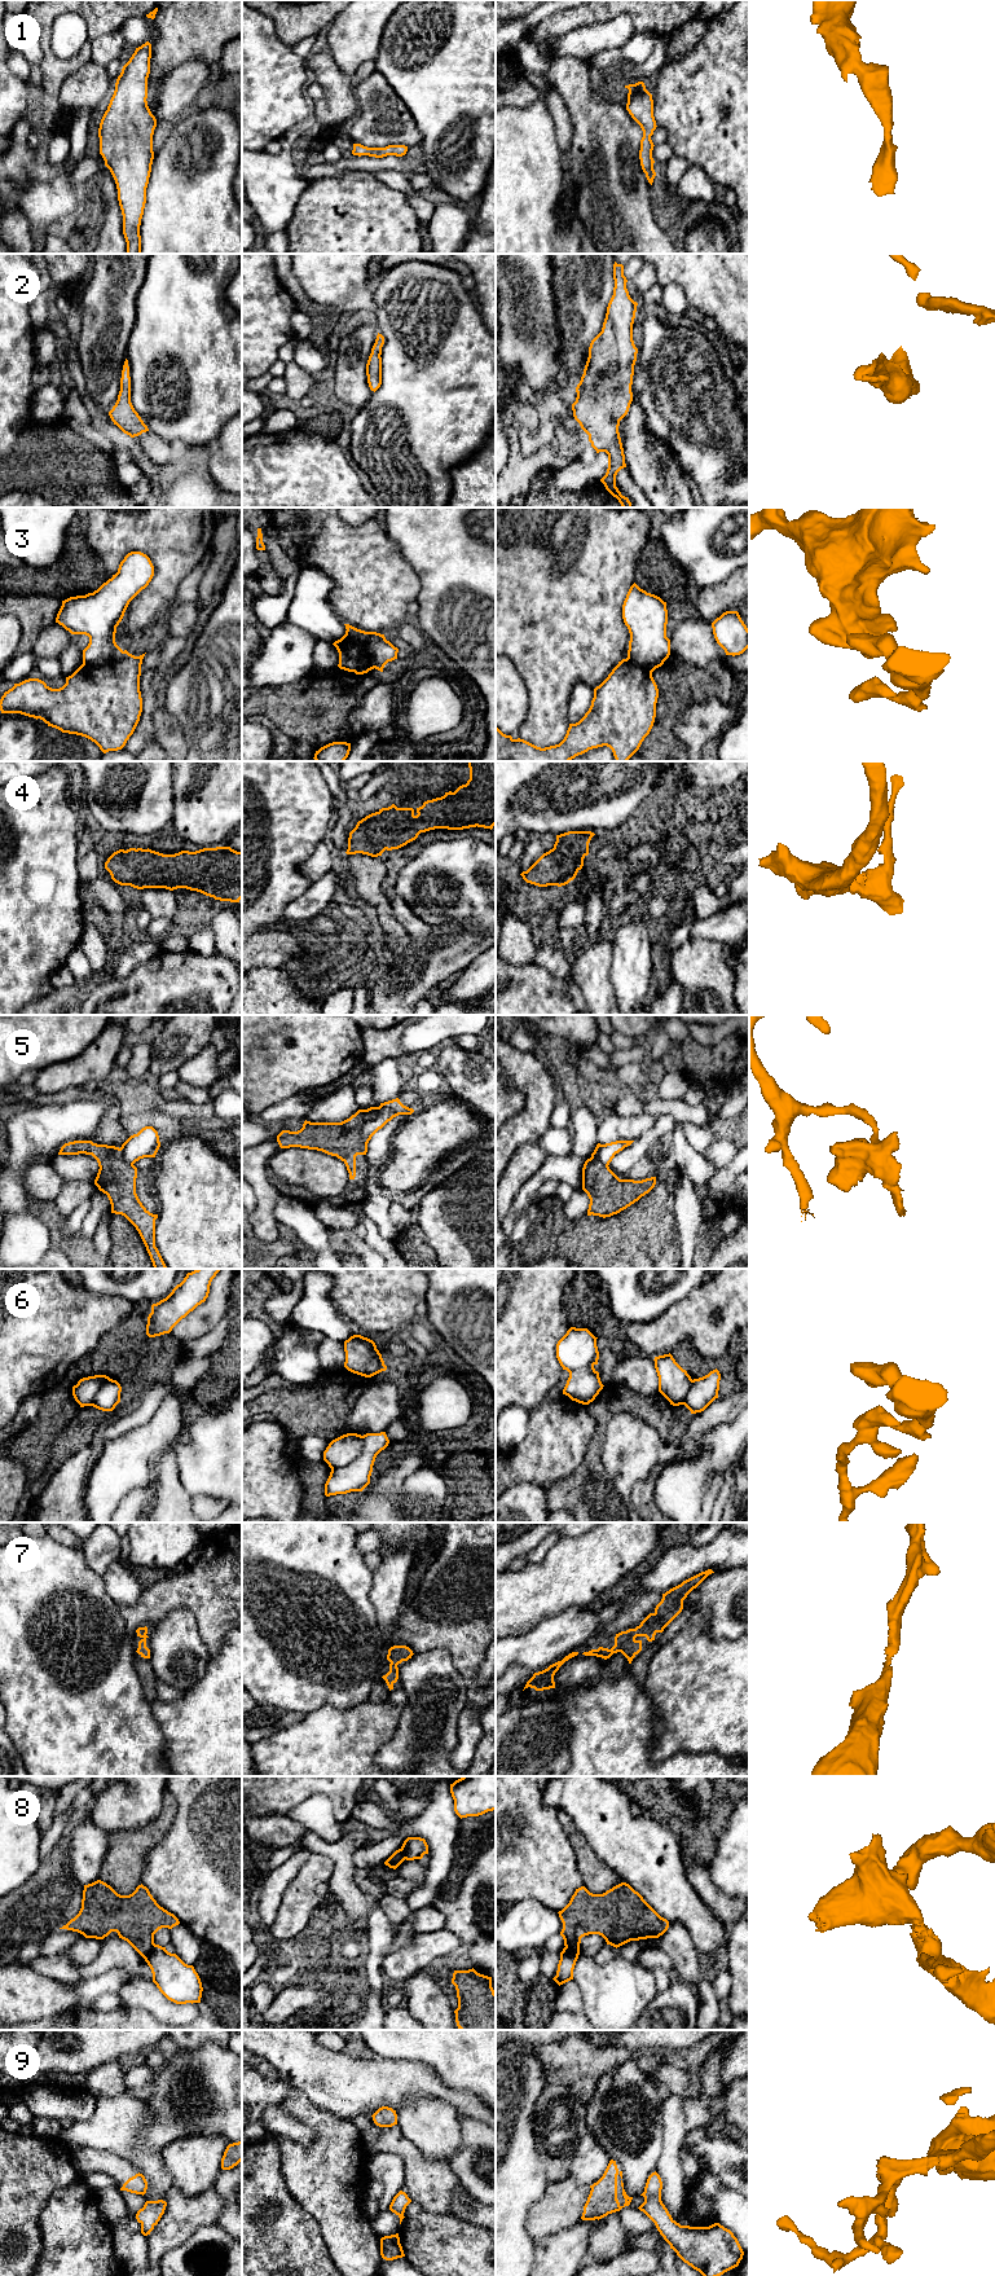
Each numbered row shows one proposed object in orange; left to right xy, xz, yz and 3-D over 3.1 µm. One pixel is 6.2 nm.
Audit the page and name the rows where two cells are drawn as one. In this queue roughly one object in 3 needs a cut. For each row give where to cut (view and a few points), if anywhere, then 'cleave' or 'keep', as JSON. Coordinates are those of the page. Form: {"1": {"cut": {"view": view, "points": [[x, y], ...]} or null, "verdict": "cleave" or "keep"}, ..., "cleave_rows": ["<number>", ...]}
{"1": {"cut": null, "verdict": "keep"}, "2": {"cut": null, "verdict": "keep"}, "3": {"cut": {"view": "xz", "points": [[338, 649], [342, 646], [356, 646], [374, 667]]}, "verdict": "cleave"}, "4": {"cut": null, "verdict": "keep"}, "5": {"cut": {"view": "xz", "points": [[379, 1107], [378, 1115], [362, 1128], [361, 1138], [366, 1143]]}, "verdict": "cleave"}, "6": {"cut": {"view": "xz", "points": [[362, 1436], [361, 1453], [344, 1466], [331, 1470]]}, "verdict": "cleave"}, "7": {"cut": null, "verdict": "keep"}, "8": {"cut": {"view": "xy", "points": [[155, 1945], [145, 1959]]}, "verdict": "cleave"}, "9": {"cut": null, "verdict": "keep"}, "cleave_rows": ["3", "5", "6", "8"]}

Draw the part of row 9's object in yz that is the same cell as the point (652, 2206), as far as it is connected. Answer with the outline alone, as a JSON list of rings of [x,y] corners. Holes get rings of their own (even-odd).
[[[652,2172],[646,2183],[644,2202],[638,2207],[656,2226],[677,2255],[703,2276],[721,2276],[739,2266],[744,2251],[734,2233],[714,2223],[690,2227],[677,2223],[661,2201],[662,2181]]]

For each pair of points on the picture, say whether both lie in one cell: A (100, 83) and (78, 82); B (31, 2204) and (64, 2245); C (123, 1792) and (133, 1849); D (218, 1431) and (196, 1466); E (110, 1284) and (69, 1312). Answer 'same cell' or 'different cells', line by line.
A: same cell
B: different cells
C: different cells
D: same cell
E: different cells

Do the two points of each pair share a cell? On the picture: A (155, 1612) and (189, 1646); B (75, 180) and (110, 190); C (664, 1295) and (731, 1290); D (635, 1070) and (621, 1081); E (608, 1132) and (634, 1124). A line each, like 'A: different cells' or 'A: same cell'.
A: different cells
B: different cells
C: different cells
D: same cell
E: same cell

